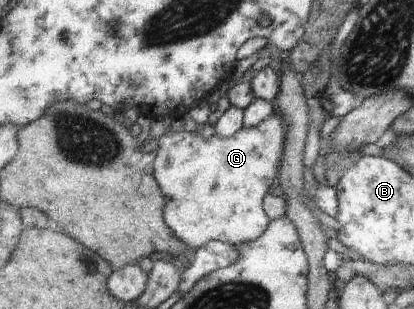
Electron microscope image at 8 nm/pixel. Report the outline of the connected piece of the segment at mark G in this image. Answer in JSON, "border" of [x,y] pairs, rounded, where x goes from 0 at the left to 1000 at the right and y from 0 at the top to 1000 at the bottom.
{"border":[[[674,366],[556,447],[493,447],[478,427],[396,430],[367,540],[403,641],[396,706],[415,757],[466,819],[517,777],[570,793],[640,757],[655,715],[638,686],[638,641],[674,576],[691,421],[691,388]]]}

